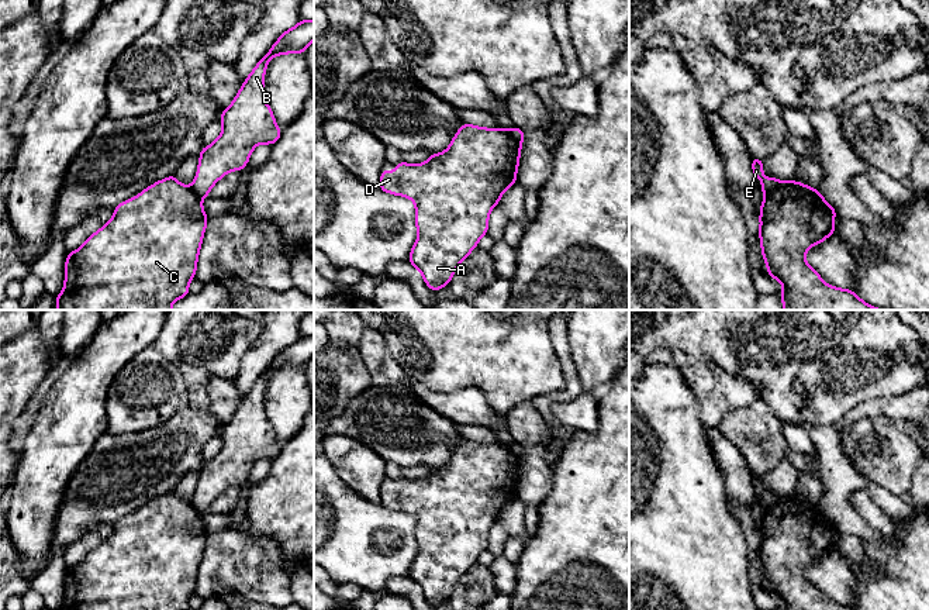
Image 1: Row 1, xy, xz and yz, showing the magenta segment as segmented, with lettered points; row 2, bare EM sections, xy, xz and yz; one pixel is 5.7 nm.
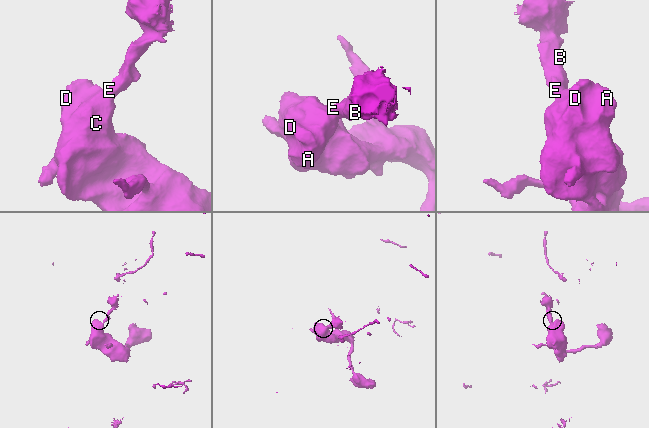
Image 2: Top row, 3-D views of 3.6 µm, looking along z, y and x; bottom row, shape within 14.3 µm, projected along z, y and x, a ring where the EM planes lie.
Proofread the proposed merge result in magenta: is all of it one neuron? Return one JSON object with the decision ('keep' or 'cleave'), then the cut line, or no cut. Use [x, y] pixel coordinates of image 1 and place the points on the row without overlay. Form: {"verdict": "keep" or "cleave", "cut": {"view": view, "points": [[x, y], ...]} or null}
{"verdict": "cleave", "cut": {"view": "yz", "points": [[781, 498], [765, 512]]}}

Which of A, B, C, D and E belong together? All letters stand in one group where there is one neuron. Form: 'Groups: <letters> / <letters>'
Groups: A C D / B E

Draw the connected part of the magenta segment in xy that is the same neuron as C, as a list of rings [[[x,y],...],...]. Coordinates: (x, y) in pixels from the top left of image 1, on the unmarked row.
[[[170,490],[120,518],[106,541],[91,549],[80,564],[68,569],[65,600],[59,610],[190,610],[189,599],[196,593],[198,568],[208,537],[201,516],[191,502],[182,500]]]

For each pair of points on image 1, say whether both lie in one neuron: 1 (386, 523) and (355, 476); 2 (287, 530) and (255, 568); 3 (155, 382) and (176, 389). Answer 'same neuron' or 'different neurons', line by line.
1: different neurons
2: different neurons
3: same neuron

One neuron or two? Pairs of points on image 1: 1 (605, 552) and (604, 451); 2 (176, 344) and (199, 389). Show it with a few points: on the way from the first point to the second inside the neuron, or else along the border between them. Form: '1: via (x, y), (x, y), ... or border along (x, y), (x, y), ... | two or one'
1: via (601, 527), (604, 521), (604, 476) | one
2: via (187, 355), (197, 365), (197, 378) | one

